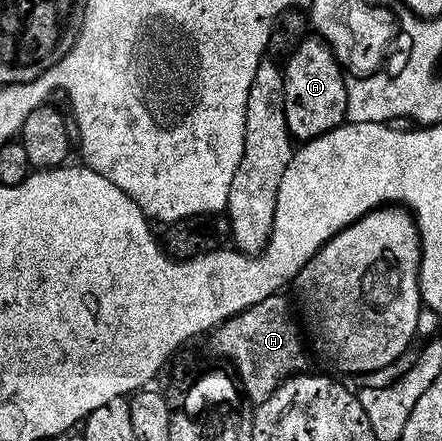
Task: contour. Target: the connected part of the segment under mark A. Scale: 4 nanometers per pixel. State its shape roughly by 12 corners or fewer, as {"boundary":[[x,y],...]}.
{"boundary":[[306,39],[285,64],[286,116],[298,141],[347,122],[347,72]]}

